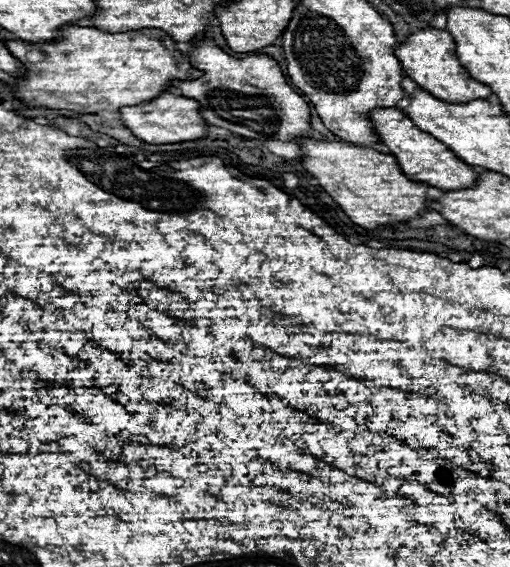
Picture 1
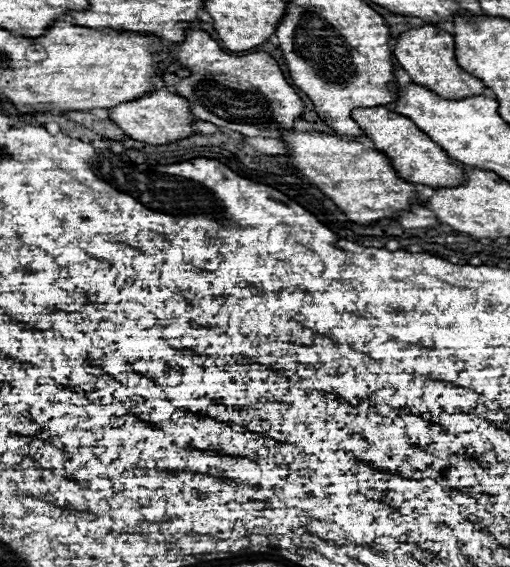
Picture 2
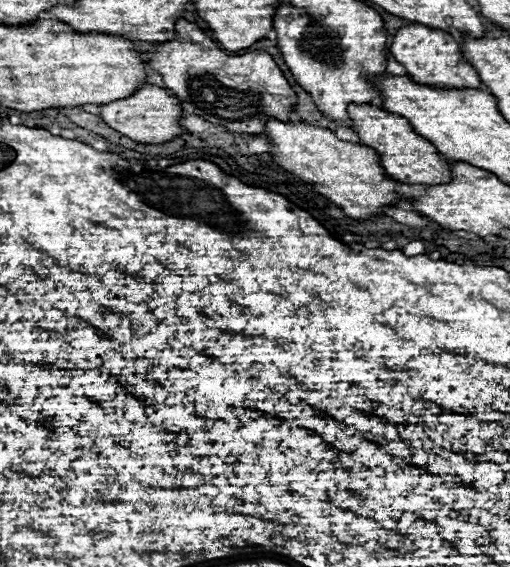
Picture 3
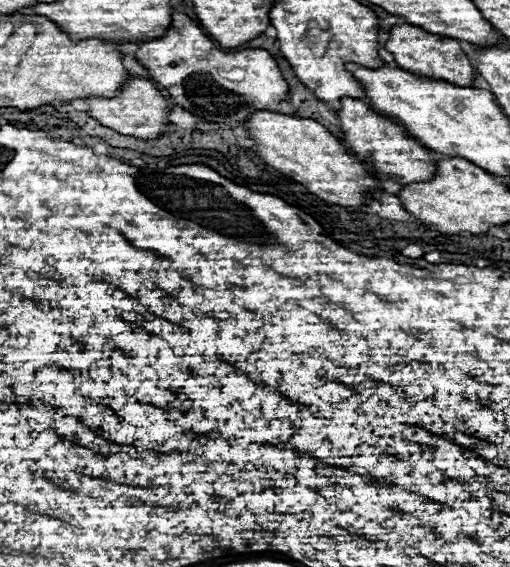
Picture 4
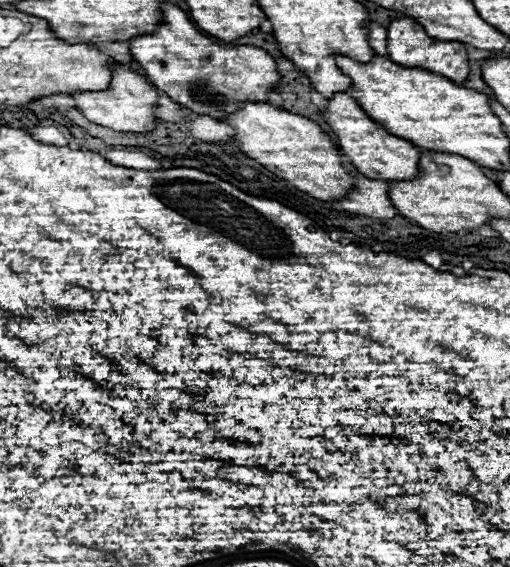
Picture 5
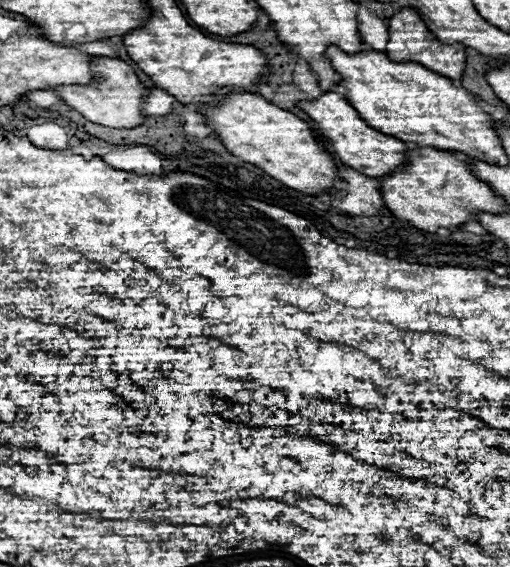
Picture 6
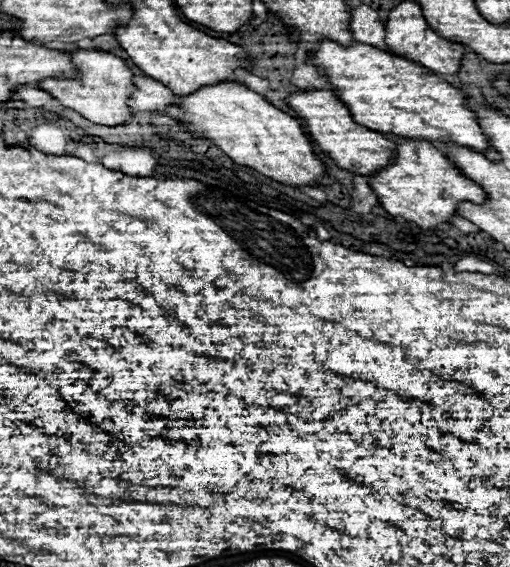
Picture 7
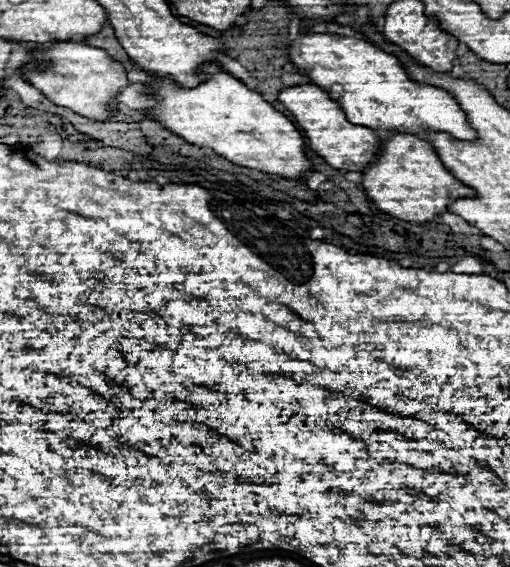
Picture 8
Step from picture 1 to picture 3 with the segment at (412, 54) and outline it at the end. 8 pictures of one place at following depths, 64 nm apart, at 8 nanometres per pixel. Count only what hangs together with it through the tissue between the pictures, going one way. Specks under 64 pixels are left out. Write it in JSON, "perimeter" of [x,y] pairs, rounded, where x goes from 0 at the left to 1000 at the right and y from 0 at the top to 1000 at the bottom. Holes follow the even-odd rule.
{"perimeter":[[[804,42],[776,56],[761,88],[796,120],[800,134],[820,148],[863,152],[863,155],[937,155],[941,152],[941,138],[933,123],[910,106],[910,99],[902,95],[898,74],[878,56],[843,53],[824,42]]]}

